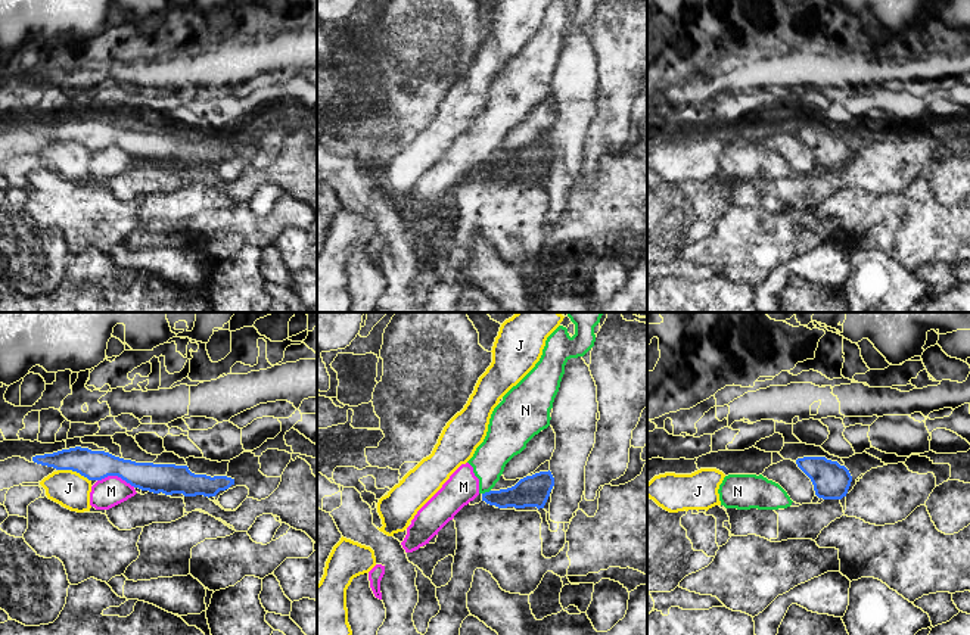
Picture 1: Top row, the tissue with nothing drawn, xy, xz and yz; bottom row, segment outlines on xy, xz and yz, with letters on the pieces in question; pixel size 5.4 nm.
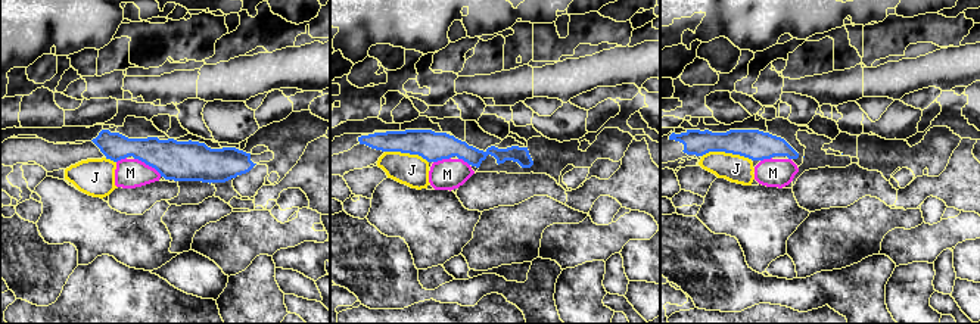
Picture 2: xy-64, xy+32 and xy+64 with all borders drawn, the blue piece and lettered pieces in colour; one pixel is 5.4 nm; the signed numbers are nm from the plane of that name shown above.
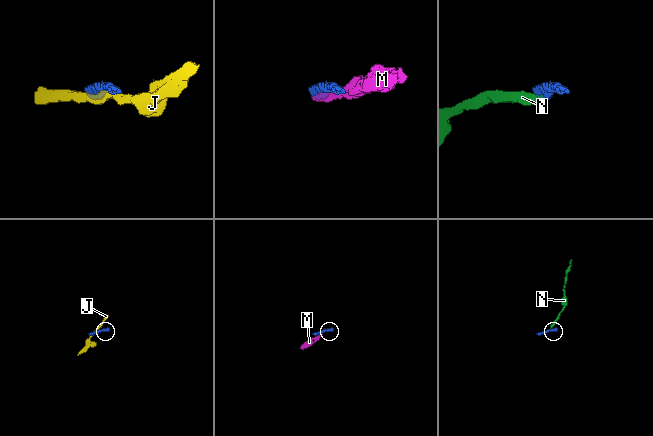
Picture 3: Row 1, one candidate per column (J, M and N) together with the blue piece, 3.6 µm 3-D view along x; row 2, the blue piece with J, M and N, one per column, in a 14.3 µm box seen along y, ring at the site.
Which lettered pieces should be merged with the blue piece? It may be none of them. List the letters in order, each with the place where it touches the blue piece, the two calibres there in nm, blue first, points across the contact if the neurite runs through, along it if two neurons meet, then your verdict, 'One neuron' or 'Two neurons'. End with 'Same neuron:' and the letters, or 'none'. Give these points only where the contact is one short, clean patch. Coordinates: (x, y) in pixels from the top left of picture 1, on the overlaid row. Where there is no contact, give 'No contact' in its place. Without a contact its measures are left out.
J: Touches blue at xy (74, 470). Thickness 160 nm (blue) against 200 nm. Two neurons
M: Touches blue at xy (117, 475). Thickness 160 nm (blue) against 160 nm. Two neurons
N: Touches blue at xz (485, 492). Thickness 170 nm (blue) against 190 nm. Boundary: xz (490, 489), (482, 494). Two neurons
Same neuron: none

